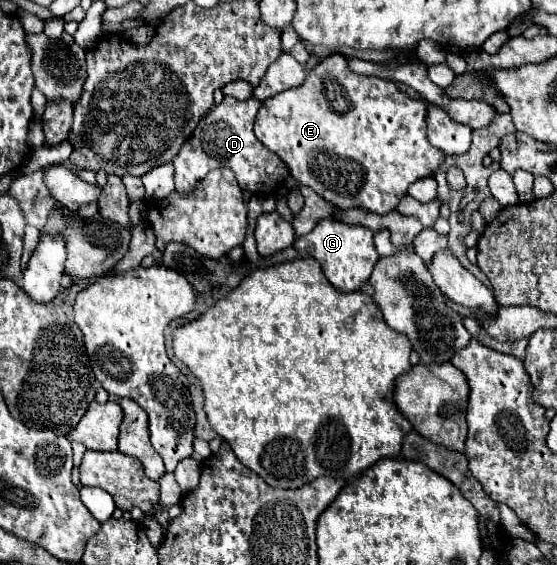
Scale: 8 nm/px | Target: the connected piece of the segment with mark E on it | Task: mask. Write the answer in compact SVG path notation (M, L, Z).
M343 55L323 59L309 71L301 87L273 95L261 105L255 121L257 139L285 161L299 185L311 187L319 197L339 209L361 207L379 215L395 211L409 185L417 179L433 177L445 159L445 153L427 141L425 101L409 97L391 81L353 73Z

